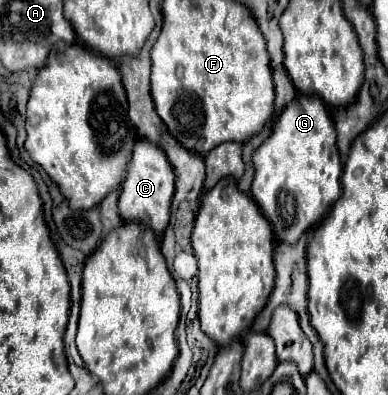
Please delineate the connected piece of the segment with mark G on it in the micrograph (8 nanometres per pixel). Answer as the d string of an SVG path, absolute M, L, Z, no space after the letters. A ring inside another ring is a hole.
M297 95L297 101L281 113L281 117L275 119L271 135L263 141L263 145L253 153L253 167L255 177L251 185L251 195L261 207L263 215L273 225L277 241L295 243L307 229L317 225L333 207L333 203L341 197L341 159L335 145L335 129L331 115L325 109L323 101L317 101L317 97L303 97Z

